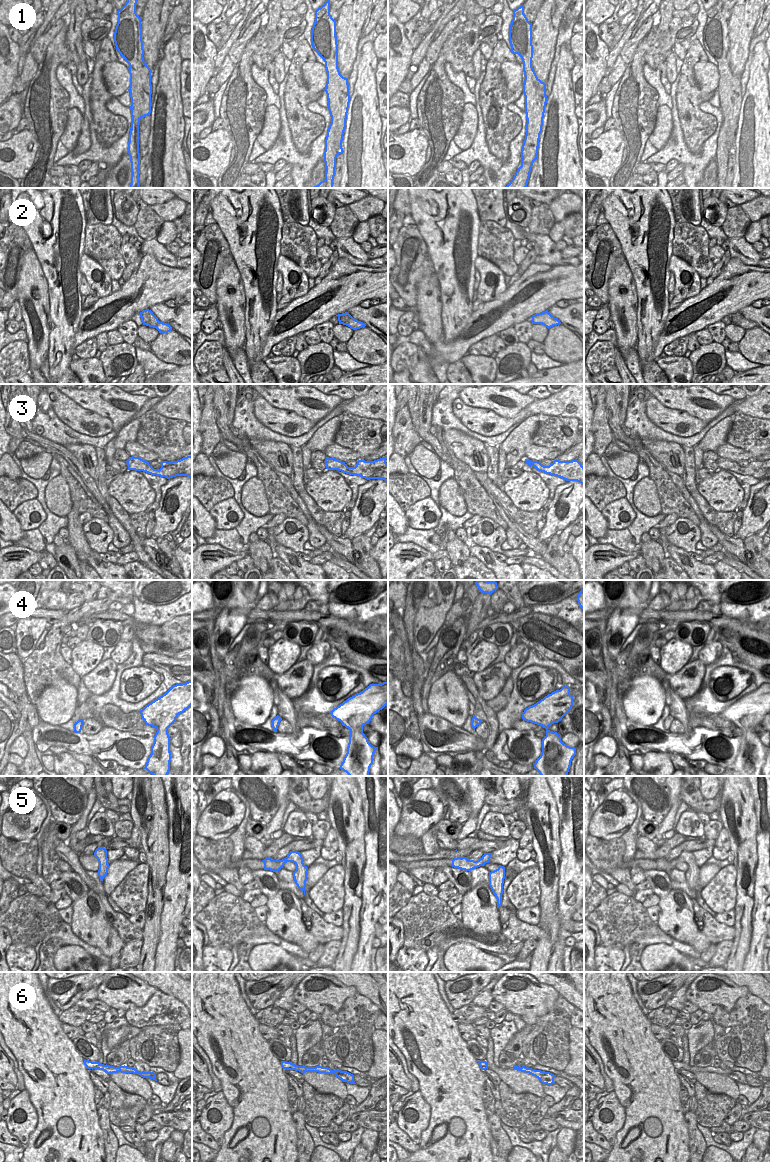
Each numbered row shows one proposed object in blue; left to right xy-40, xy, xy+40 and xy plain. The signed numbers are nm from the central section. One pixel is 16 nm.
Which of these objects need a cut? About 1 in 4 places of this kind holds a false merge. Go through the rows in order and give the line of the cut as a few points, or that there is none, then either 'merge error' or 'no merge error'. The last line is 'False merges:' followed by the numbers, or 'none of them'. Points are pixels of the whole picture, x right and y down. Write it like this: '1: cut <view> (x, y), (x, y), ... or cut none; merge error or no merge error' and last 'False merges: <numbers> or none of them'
1: cut xy+40 (526, 128), (529, 142), (529, 158), (533, 162); merge error
2: cut xy (351, 316), (342, 323); merge error
3: cut none; no merge error
4: cut none; no merge error
5: cut none; no merge error
6: cut none; no merge error
False merges: 1, 2

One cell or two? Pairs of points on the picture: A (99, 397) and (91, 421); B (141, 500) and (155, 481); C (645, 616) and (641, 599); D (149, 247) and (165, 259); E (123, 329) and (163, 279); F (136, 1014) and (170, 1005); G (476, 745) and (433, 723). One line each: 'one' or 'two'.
A: two
B: two
C: two
D: one
E: two
F: one
G: one

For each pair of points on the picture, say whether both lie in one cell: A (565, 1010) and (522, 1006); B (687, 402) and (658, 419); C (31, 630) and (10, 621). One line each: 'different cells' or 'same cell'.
A: different cells
B: different cells
C: different cells

